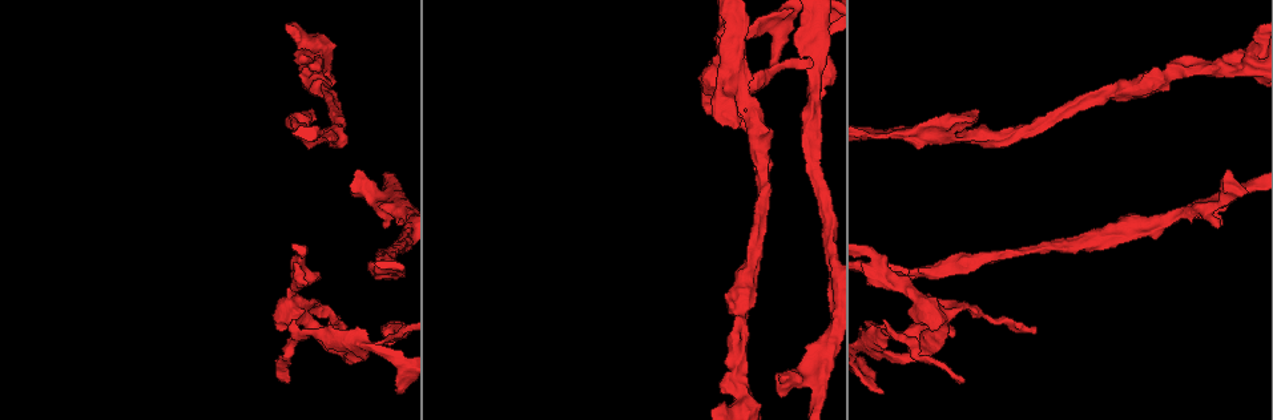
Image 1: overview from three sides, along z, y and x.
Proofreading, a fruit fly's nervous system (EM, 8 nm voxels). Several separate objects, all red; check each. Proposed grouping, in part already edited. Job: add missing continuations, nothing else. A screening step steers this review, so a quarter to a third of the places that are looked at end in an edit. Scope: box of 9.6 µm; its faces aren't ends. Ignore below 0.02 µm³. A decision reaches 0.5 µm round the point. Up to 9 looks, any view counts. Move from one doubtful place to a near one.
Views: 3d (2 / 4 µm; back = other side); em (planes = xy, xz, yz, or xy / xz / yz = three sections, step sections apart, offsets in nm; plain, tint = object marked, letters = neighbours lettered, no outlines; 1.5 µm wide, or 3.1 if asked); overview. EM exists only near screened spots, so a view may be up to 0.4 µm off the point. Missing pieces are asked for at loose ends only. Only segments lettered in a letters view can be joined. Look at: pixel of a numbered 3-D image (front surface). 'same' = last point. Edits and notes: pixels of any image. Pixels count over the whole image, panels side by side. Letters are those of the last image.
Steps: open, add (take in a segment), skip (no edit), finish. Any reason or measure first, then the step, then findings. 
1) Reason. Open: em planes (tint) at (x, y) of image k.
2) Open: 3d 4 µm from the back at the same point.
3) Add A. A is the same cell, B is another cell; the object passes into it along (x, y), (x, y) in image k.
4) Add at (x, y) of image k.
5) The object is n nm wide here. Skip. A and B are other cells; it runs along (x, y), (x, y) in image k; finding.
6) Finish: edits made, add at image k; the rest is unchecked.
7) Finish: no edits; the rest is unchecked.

Free end. Open: 3d 4 µm at (1227, 171) of image 1.

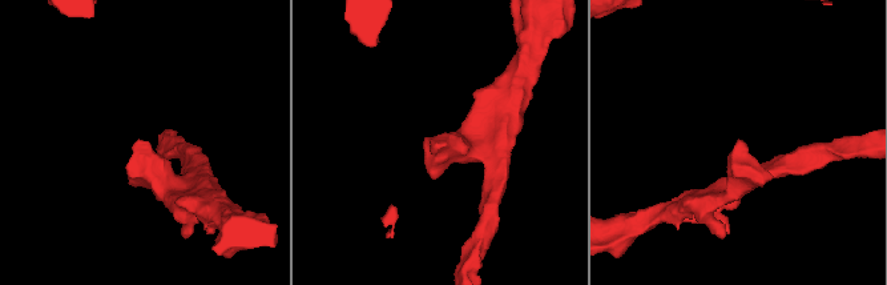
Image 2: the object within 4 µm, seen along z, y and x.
Need the tissue. Open: em yz step 8 (tint) at (437, 148) of image 2.

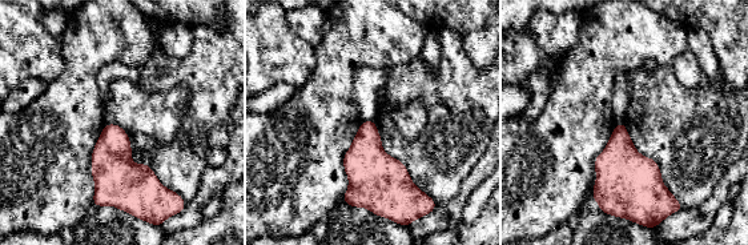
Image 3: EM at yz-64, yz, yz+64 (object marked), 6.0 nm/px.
Cut it another way. Open: em planes (letters) at the same point.

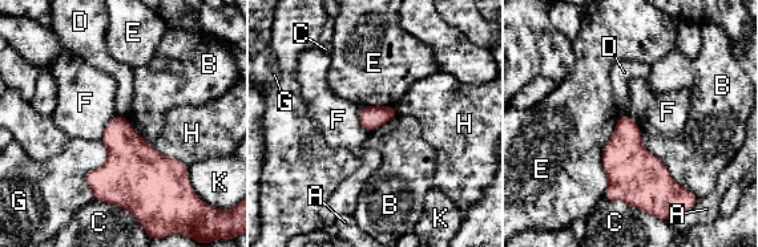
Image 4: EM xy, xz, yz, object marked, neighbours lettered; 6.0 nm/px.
Skip. A, B, C, D, E, F, G, H and K are other cells; a border runs along (101, 140), (93, 199) in image 4; none of them fits.

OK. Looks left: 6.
Branch stops here. Open: 3d 2 µm at (739, 127) of image 1.

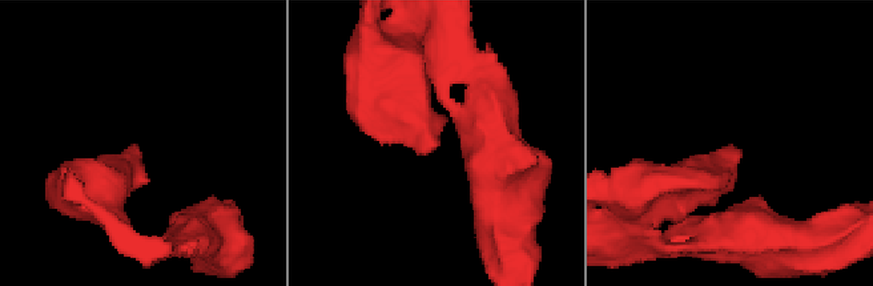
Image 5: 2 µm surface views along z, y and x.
Open: em yz step 8 (letters) at (131, 152) of image 5.

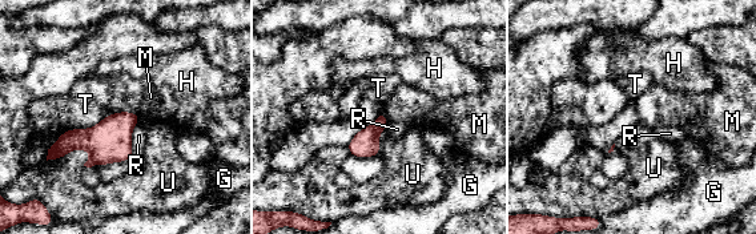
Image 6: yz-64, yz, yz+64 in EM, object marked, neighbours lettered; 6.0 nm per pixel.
The object is 140 nm wide here. Skip. G, H, M, R, T and U are other cells; none of them fits.

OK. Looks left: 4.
An open end. Open: 3d 2 µm at (952, 332) of image 1.

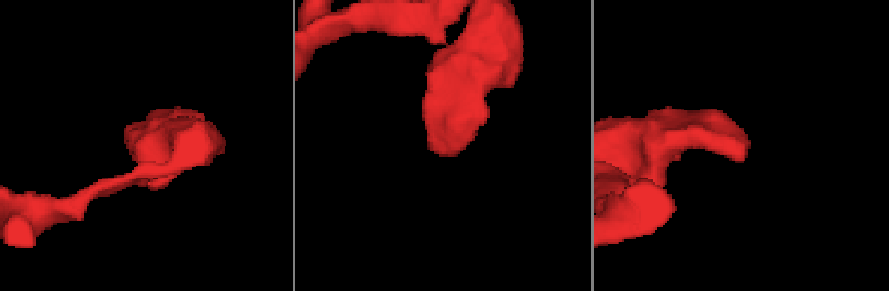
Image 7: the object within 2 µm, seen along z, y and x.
Shape alone is not enough. Open: em xy step 4 (letters) at (457, 154) of image 7.

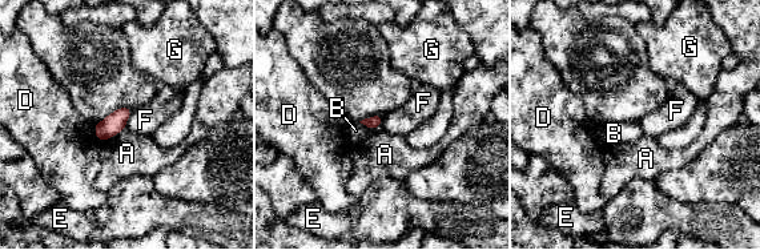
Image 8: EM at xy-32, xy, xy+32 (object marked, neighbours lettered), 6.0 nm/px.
Cut it another way. Open: em xz step 8 (letters) at the same point.

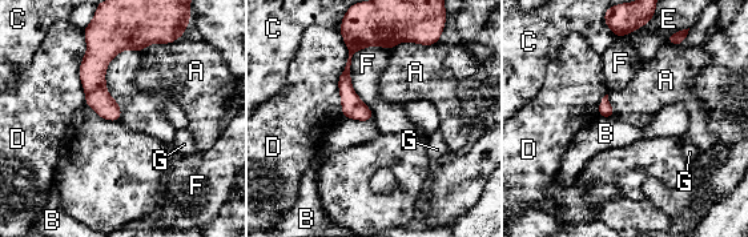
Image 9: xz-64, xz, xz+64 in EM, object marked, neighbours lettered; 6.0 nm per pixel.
Skip. A, B, C, D, E, F and G are other cells; a border runs along (129, 48), (105, 73), (120, 120) in image 9; none of them fits.

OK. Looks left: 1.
Finish: no edits; the rest is unchecked.

